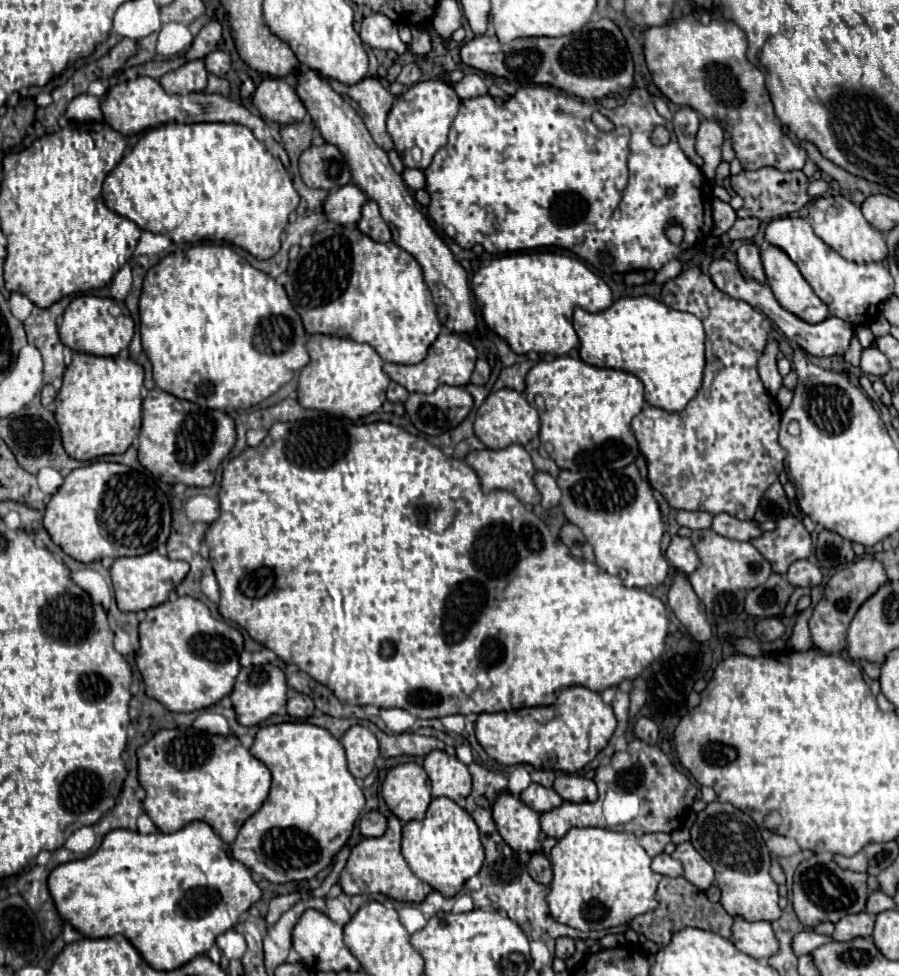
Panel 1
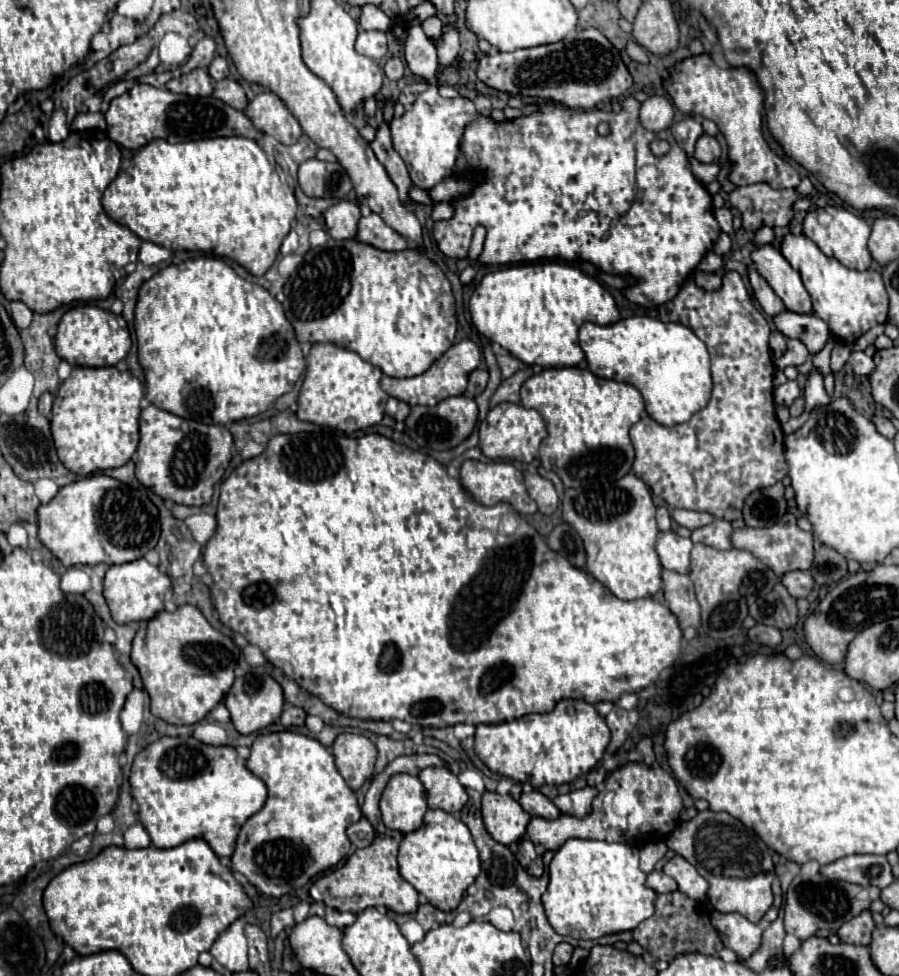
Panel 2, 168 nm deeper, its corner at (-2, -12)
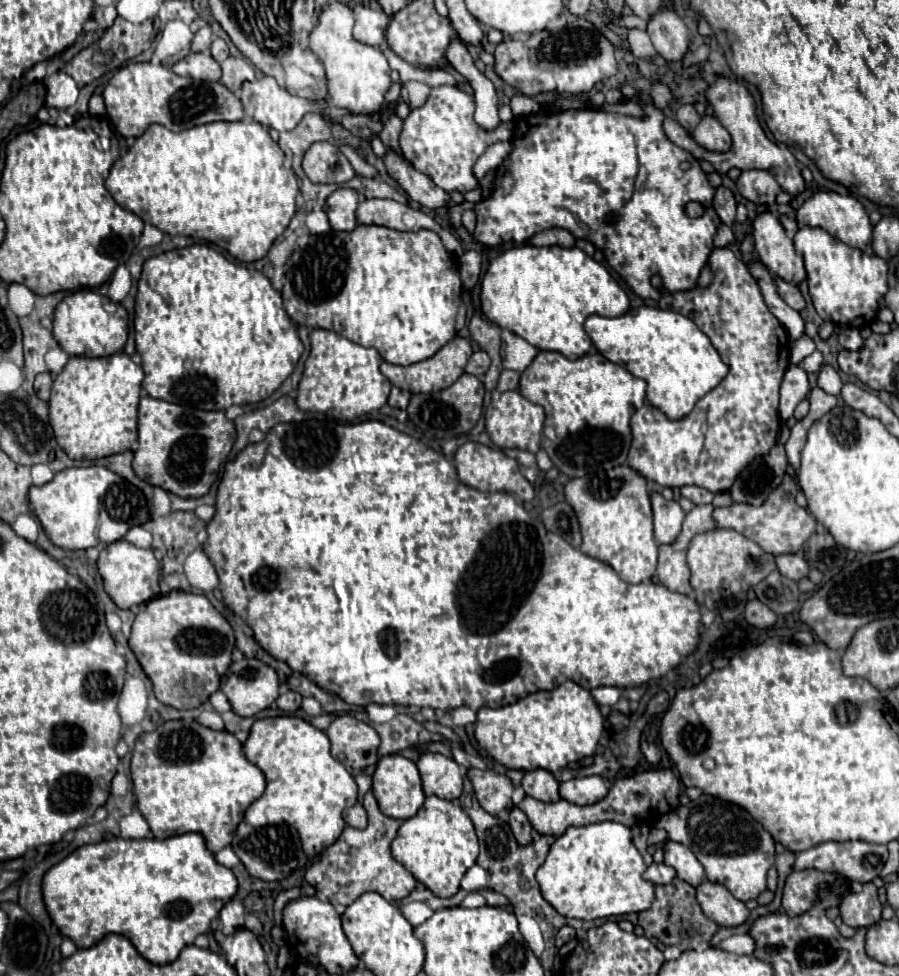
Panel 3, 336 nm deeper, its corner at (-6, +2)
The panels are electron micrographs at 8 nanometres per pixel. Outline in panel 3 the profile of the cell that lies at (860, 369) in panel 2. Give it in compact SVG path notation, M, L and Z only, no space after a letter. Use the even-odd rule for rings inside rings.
M844 328L840 334L838 334L838 342L842 348L846 350L862 350L864 348L864 338L860 336L860 332L856 328Z

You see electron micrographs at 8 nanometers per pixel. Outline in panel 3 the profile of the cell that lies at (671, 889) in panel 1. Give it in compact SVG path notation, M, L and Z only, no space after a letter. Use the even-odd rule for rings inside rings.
M674 878L670 884L656 886L656 900L652 906L638 914L638 924L644 928L646 938L656 938L658 942L666 946L678 946L684 950L704 950L706 944L710 944L712 936L718 932L718 924L704 916L698 900L696 900L696 888L686 884L680 878Z

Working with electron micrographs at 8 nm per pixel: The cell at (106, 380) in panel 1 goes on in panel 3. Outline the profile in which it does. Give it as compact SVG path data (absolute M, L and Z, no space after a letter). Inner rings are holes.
M126 352L106 358L72 356L54 378L50 394L50 426L58 446L72 460L96 460L120 454L138 440L138 402L144 370Z

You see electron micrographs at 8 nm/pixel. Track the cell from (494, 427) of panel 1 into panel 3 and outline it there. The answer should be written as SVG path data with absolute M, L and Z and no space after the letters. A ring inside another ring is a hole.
M520 392L496 394L486 410L486 432L498 448L522 448L528 452L540 450L540 436L544 428L544 408L526 400Z

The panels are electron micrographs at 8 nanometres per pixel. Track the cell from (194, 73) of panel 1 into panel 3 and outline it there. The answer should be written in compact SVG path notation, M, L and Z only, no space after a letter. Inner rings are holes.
M210 52L188 54L184 60L176 62L172 70L178 76L190 76L196 80L208 80L208 82L220 80L220 64L210 56Z

